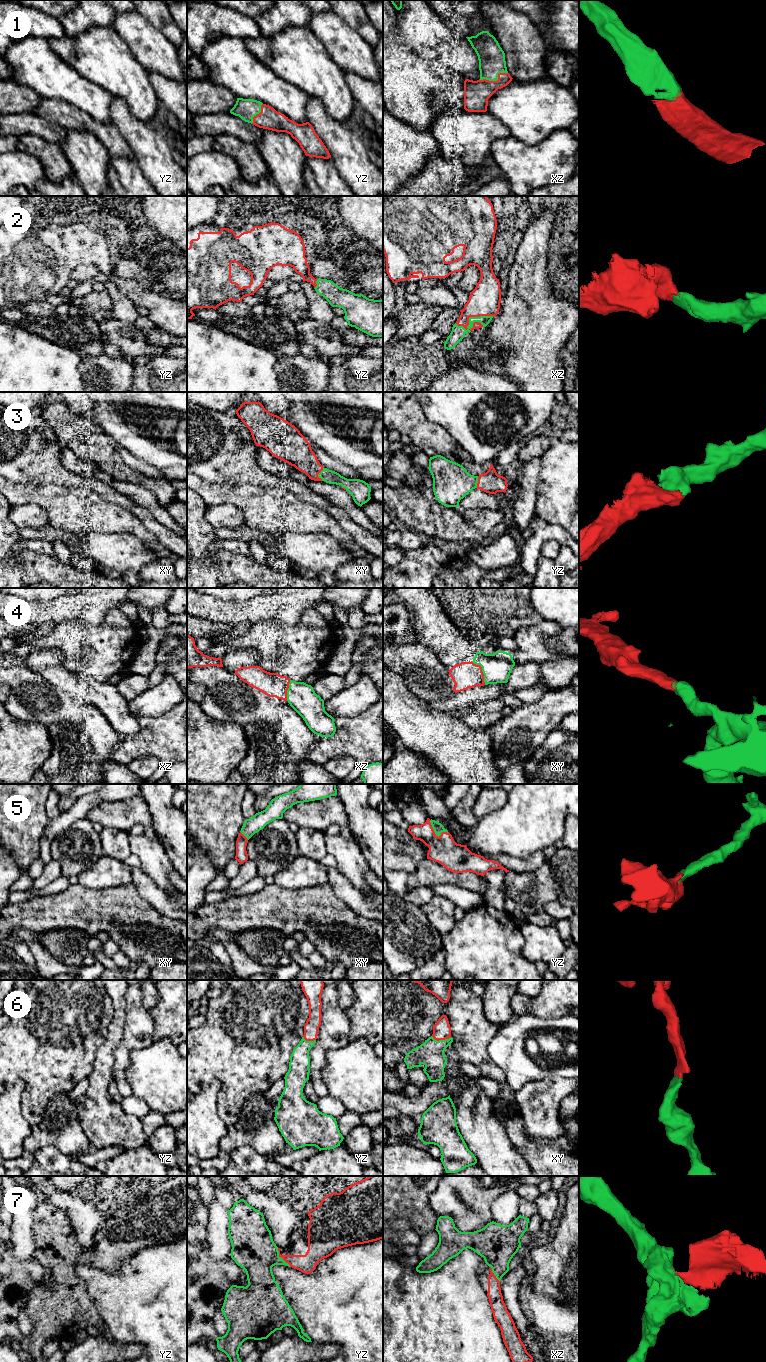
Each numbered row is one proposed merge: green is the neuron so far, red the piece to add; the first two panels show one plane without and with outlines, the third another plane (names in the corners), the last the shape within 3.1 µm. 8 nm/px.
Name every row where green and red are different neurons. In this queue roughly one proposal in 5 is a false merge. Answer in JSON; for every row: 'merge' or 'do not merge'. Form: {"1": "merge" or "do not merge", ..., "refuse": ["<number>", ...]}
{"1": "merge", "2": "merge", "3": "merge", "4": "merge", "5": "merge", "6": "merge", "7": "merge", "refuse": []}

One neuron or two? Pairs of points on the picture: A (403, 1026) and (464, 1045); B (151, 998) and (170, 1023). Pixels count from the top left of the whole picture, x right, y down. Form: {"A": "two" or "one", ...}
{"A": "one", "B": "two"}

